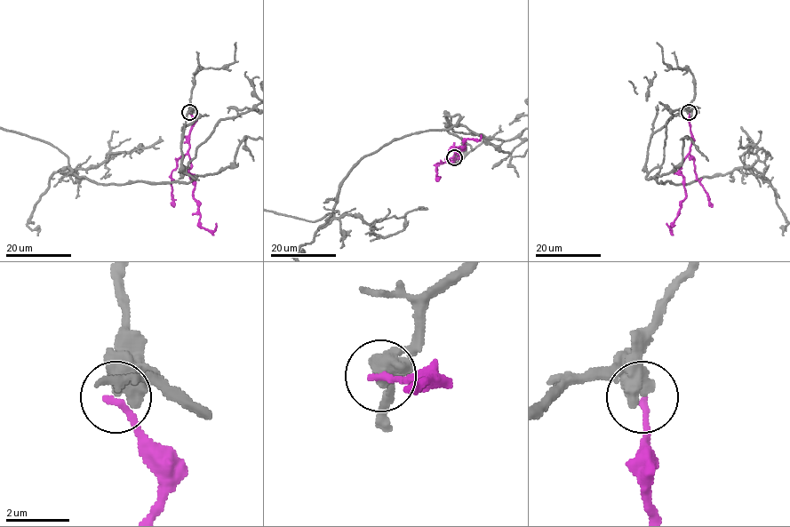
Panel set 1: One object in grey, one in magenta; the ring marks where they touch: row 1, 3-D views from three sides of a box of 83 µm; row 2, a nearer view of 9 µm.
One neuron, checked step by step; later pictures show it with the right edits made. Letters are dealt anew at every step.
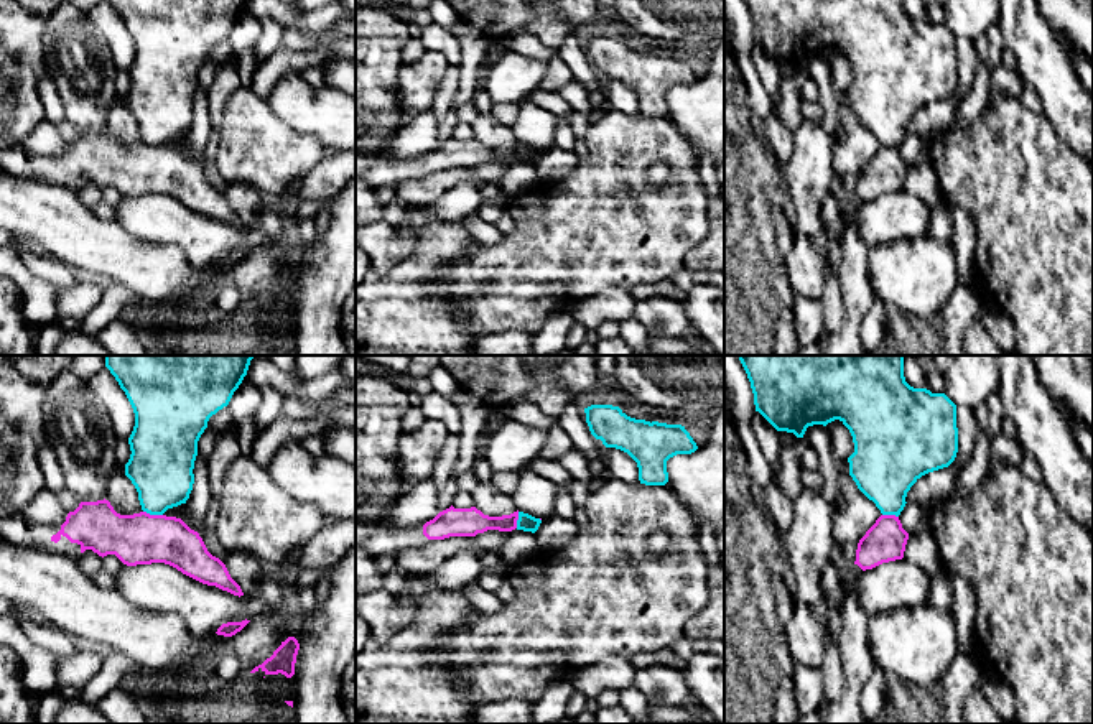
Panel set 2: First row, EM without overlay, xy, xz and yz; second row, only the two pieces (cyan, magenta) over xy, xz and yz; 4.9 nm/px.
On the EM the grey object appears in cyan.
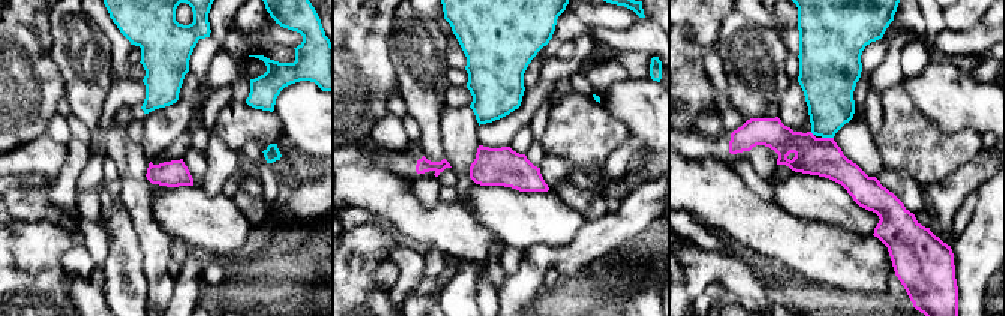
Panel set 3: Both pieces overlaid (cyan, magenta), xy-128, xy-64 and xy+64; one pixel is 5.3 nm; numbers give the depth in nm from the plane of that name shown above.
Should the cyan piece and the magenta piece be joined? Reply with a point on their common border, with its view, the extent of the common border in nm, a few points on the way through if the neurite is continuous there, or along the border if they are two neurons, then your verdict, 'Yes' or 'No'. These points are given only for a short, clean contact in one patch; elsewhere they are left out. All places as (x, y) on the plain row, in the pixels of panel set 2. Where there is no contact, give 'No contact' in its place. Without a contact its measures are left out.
Touches cyan at xy (153, 145). Shared border 100 nm. Boundary: xy (144, 142), (162, 147). No

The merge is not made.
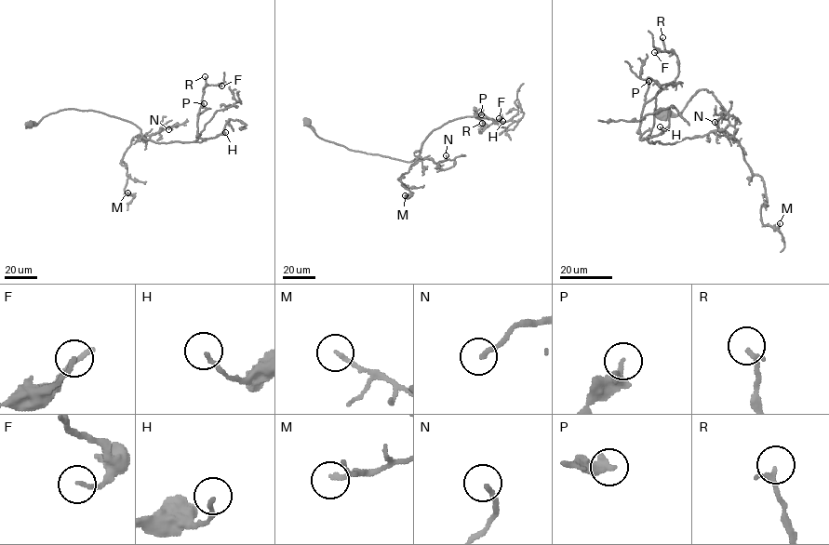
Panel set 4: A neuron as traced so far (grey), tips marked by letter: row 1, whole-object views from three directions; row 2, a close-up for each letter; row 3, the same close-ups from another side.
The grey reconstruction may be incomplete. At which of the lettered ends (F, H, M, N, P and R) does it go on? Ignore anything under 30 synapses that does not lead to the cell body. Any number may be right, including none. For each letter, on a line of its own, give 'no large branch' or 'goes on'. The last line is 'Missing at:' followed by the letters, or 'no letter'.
F: no large branch
H: no large branch
M: no large branch
N: no large branch
P: goes on
R: no large branch
Missing at: P

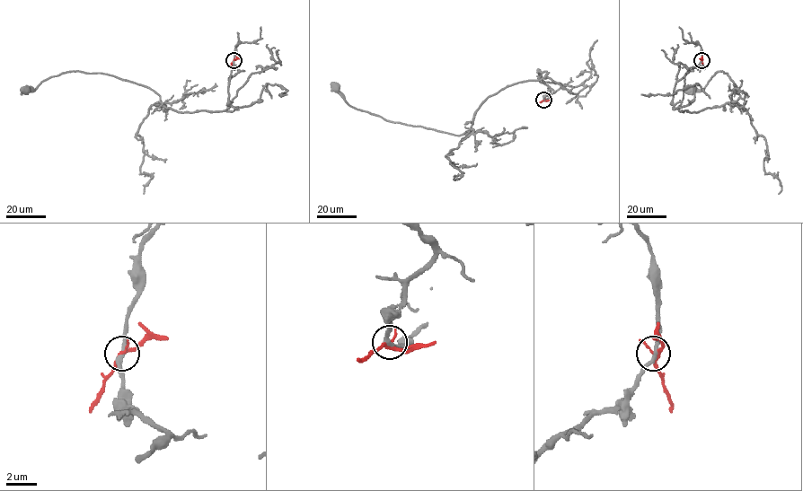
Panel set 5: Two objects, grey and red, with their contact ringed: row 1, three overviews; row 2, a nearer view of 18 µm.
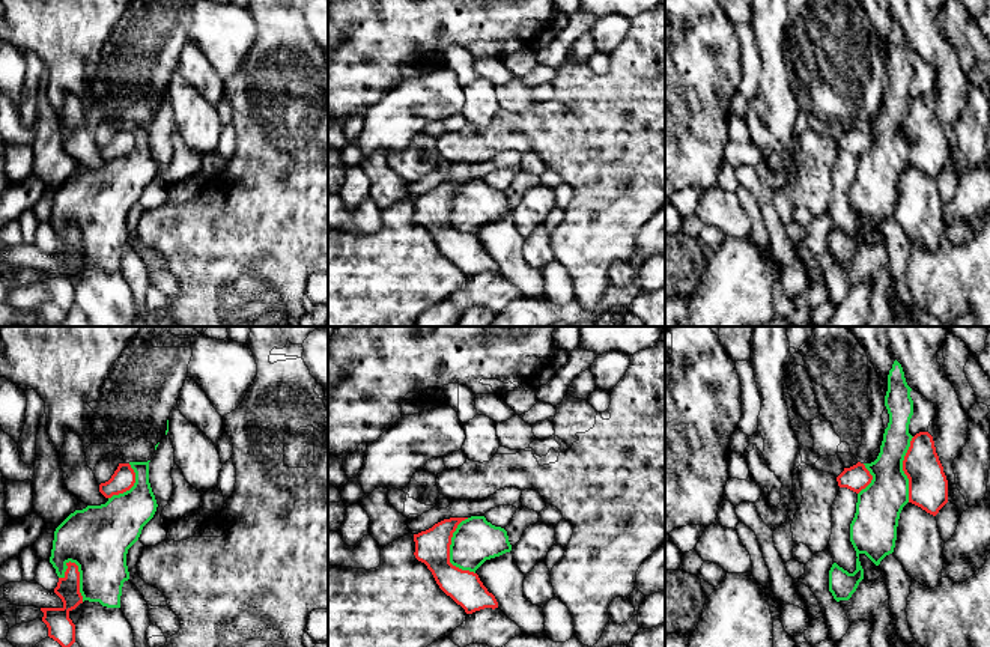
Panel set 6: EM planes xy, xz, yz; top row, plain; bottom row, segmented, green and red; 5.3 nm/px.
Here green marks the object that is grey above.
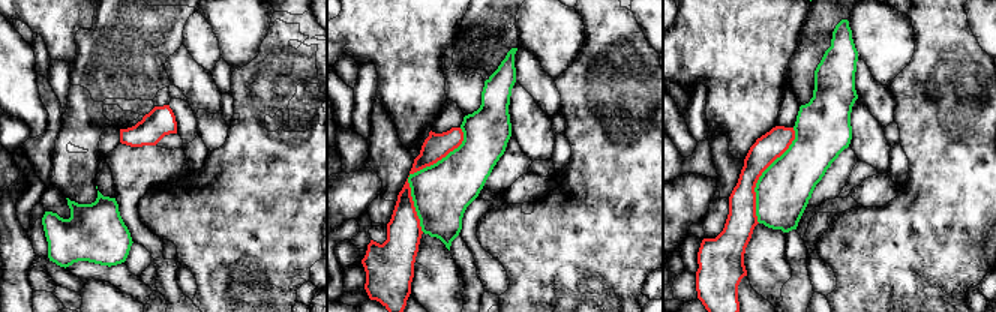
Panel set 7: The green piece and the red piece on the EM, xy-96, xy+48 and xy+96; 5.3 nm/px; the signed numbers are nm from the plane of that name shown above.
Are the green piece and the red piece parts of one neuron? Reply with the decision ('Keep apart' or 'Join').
Keep apart

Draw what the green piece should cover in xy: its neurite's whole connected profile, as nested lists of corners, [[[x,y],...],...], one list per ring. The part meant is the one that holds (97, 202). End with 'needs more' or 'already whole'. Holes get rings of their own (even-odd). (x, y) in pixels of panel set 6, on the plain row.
[[[129,125],[135,135],[135,146],[129,153],[113,158],[105,167],[75,173],[54,194],[50,226],[59,241],[65,241],[69,224],[78,229],[83,265],[120,271],[122,250],[129,242],[128,212],[138,203],[143,190],[153,181],[158,170],[149,146],[149,125]]] | already whole

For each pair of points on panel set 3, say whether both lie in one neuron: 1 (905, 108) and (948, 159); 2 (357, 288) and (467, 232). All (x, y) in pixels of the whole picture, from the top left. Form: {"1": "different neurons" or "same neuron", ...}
{"1": "same neuron", "2": "different neurons"}

